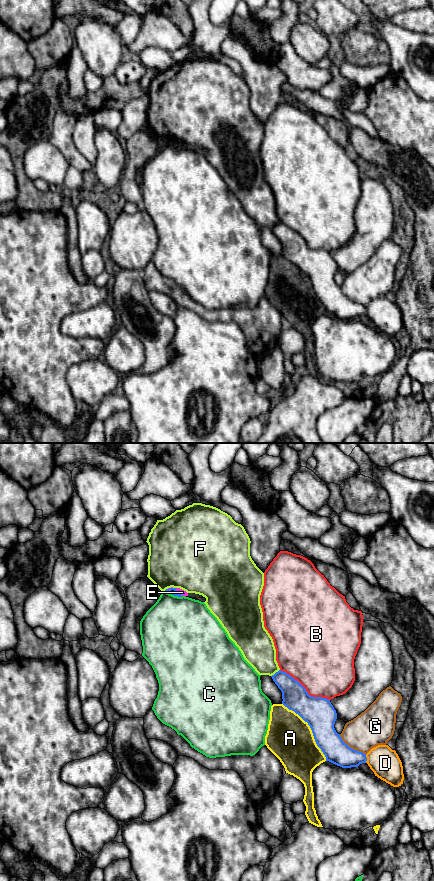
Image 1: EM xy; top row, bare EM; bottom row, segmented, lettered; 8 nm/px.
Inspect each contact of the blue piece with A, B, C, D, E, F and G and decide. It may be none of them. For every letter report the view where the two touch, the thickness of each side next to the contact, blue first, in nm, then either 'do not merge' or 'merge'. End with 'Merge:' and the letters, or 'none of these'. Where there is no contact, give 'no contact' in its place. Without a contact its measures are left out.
A: meets blue in xy; 240 nm thick on the blue side, 360 nm on the other; do not merge
B: meets blue in xy; 240 nm thick on the blue side, 480 nm on the other; do not merge
C: meets blue in xy; 60 nm thick on the blue side, 460 nm on the other; do not merge
D: meets blue in xy; 190 nm thick on the blue side, 240 nm on the other; do not merge
E: meets blue in xy; 60 nm thick on the blue side, 50 nm on the other; do not merge
F: meets blue in xy; 200 nm thick on the blue side, 260 nm on the other; do not merge
G: meets blue in xy; 190 nm thick on the blue side, 300 nm on the other; do not merge
Merge: none of these

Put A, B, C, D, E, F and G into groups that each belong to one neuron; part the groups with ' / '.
A E / B / C / D / F / G

